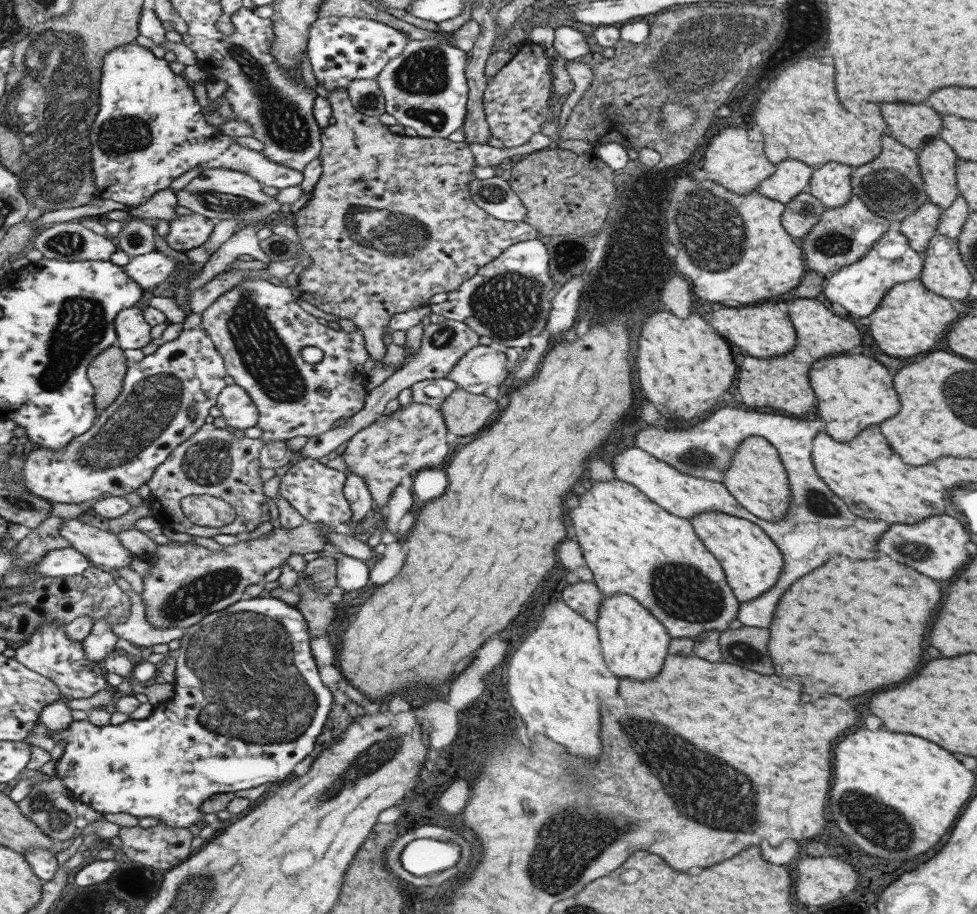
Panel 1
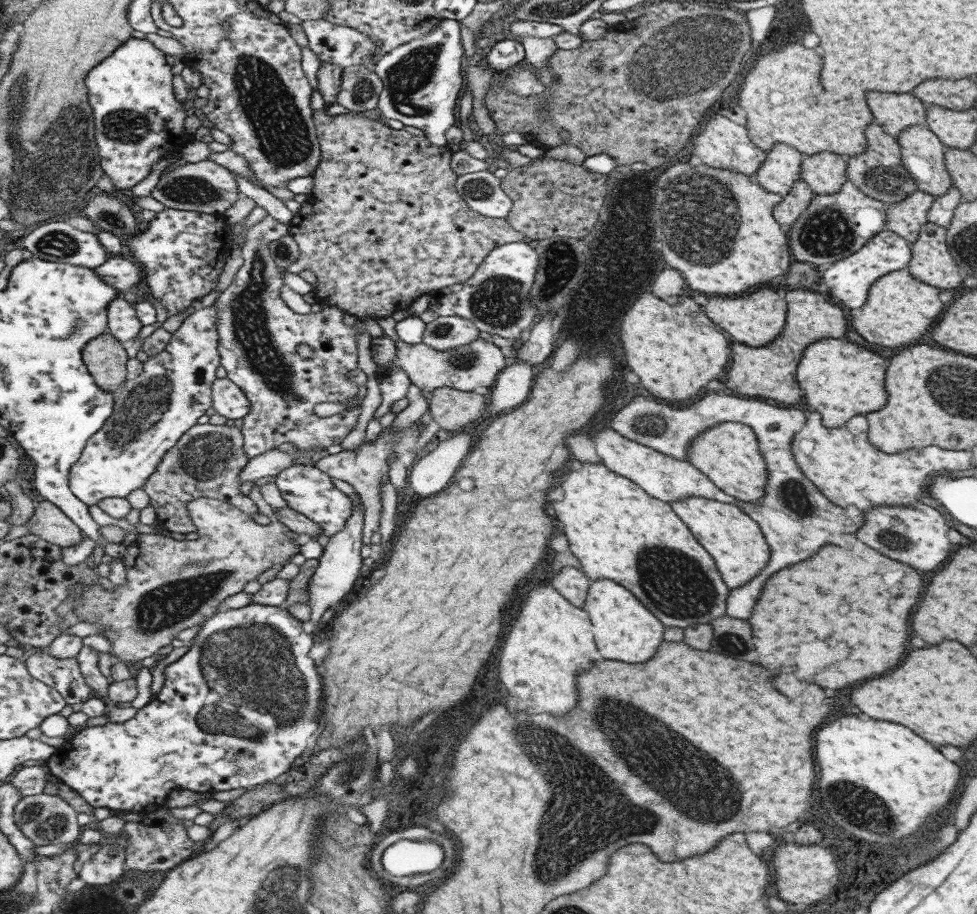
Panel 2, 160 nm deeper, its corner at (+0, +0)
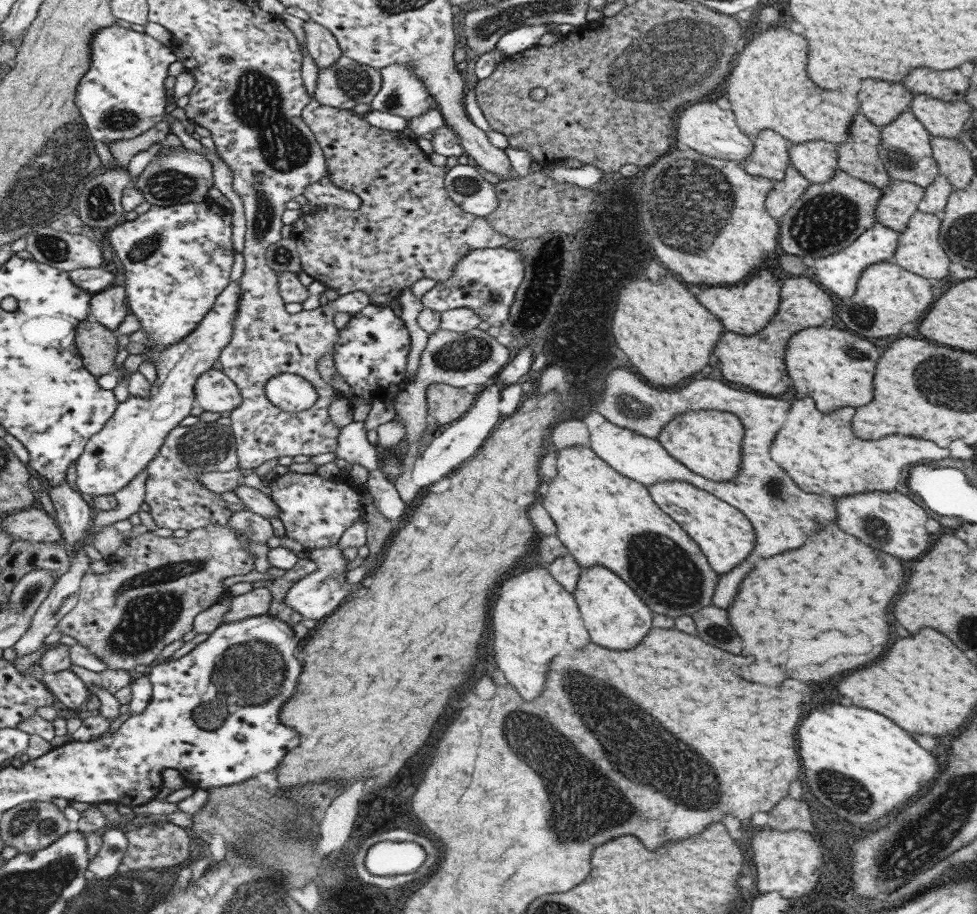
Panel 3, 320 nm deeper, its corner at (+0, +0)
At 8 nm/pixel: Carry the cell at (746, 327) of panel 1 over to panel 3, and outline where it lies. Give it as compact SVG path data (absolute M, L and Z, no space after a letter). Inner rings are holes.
M763 268L751 273L743 282L733 286L702 286L696 299L724 326L725 330L735 334L749 336L755 334L773 318L779 306L780 287L777 279Z

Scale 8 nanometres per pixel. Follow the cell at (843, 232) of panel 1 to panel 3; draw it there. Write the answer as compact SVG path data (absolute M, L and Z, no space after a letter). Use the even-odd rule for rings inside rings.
M837 167L832 175L822 183L809 183L803 194L785 211L778 220L778 248L785 254L803 258L810 256L813 259L825 258L829 254L837 254L837 251L850 245L855 238L866 228L869 228L876 220L874 208L881 196L881 191L867 184L861 179L849 176Z

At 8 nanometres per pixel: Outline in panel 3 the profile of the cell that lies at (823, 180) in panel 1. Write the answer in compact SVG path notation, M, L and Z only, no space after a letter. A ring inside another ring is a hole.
M820 140L787 143L790 166L810 183L826 181L837 168L837 145Z

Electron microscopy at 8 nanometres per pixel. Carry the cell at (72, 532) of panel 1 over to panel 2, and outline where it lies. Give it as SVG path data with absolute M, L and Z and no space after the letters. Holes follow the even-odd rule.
M46 499L38 503L26 526L30 533L43 538L43 541L62 548L77 546L85 538L83 530L61 508Z

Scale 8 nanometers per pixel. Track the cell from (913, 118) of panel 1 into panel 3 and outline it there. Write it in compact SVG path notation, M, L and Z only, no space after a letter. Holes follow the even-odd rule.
M861 80L861 90L856 98L859 101L859 112L869 122L881 128L907 110L912 94L901 82L881 82L881 80Z

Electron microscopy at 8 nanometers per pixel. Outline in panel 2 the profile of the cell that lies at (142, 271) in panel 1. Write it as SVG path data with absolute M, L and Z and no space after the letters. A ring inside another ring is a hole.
M111 256L105 265L99 266L97 275L105 278L105 283L112 284L117 291L125 292L131 287L145 281L145 271L139 262Z

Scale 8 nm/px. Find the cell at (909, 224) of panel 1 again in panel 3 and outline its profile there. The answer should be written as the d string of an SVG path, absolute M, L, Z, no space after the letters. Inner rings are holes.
M889 181L875 205L875 220L900 233L906 227L911 214L916 211L923 193L923 188L910 182Z

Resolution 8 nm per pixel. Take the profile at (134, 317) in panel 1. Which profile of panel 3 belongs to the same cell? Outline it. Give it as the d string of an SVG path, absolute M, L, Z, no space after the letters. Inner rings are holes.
M113 286L96 294L92 302L92 319L108 327L119 330L131 313L123 286Z

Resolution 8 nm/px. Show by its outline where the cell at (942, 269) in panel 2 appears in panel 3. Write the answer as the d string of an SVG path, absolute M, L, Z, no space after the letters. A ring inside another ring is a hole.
M915 211L906 222L906 227L898 233L897 246L893 254L892 262L901 269L922 276L927 280L934 279L945 281L950 274L948 269L949 260L940 245L940 216L931 213Z

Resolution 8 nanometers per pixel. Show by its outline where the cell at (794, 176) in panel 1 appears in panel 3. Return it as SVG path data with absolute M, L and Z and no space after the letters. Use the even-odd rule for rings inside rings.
M760 130L751 138L753 150L739 166L753 176L778 181L784 177L784 170L790 166L788 157L789 143L776 132Z

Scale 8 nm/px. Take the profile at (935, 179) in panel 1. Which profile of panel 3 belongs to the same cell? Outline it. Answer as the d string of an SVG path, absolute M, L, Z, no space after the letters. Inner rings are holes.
M909 110L899 113L893 121L888 122L887 125L879 129L880 161L883 163L884 170L892 180L910 182L923 189L935 180L935 177L939 174L929 146L930 134Z

